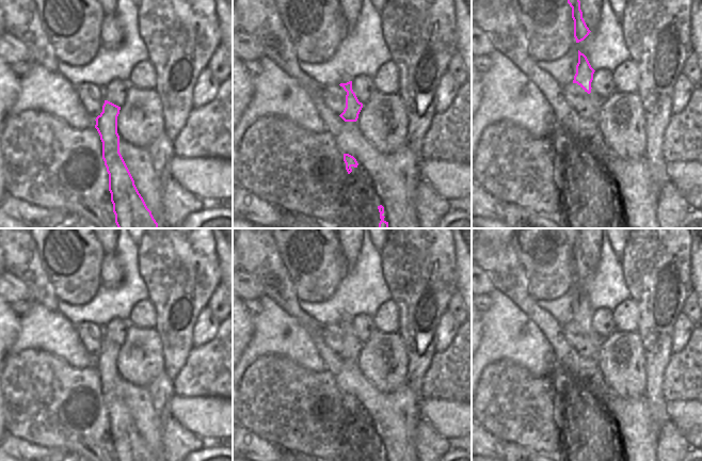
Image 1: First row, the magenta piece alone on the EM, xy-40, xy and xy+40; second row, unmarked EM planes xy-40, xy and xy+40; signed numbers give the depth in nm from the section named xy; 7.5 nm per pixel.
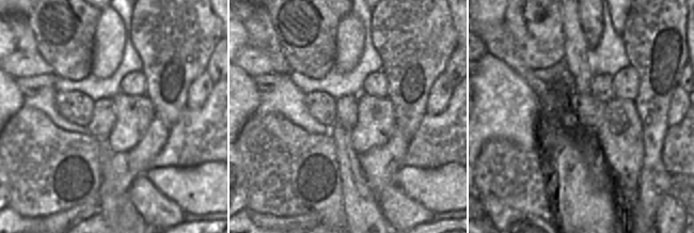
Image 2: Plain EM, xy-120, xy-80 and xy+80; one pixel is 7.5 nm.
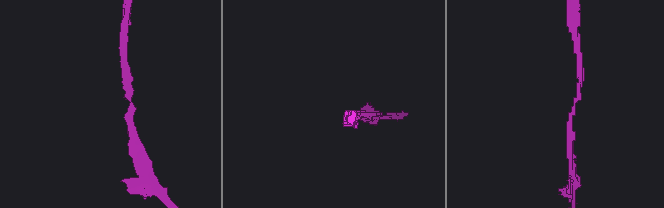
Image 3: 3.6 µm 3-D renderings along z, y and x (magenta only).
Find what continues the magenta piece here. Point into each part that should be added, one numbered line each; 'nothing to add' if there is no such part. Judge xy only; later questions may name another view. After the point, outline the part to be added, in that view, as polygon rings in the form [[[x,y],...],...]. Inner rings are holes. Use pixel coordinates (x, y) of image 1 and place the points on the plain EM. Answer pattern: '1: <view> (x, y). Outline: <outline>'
nothing to add.

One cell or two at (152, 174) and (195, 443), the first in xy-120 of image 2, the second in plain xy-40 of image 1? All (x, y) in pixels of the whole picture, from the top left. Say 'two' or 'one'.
two

